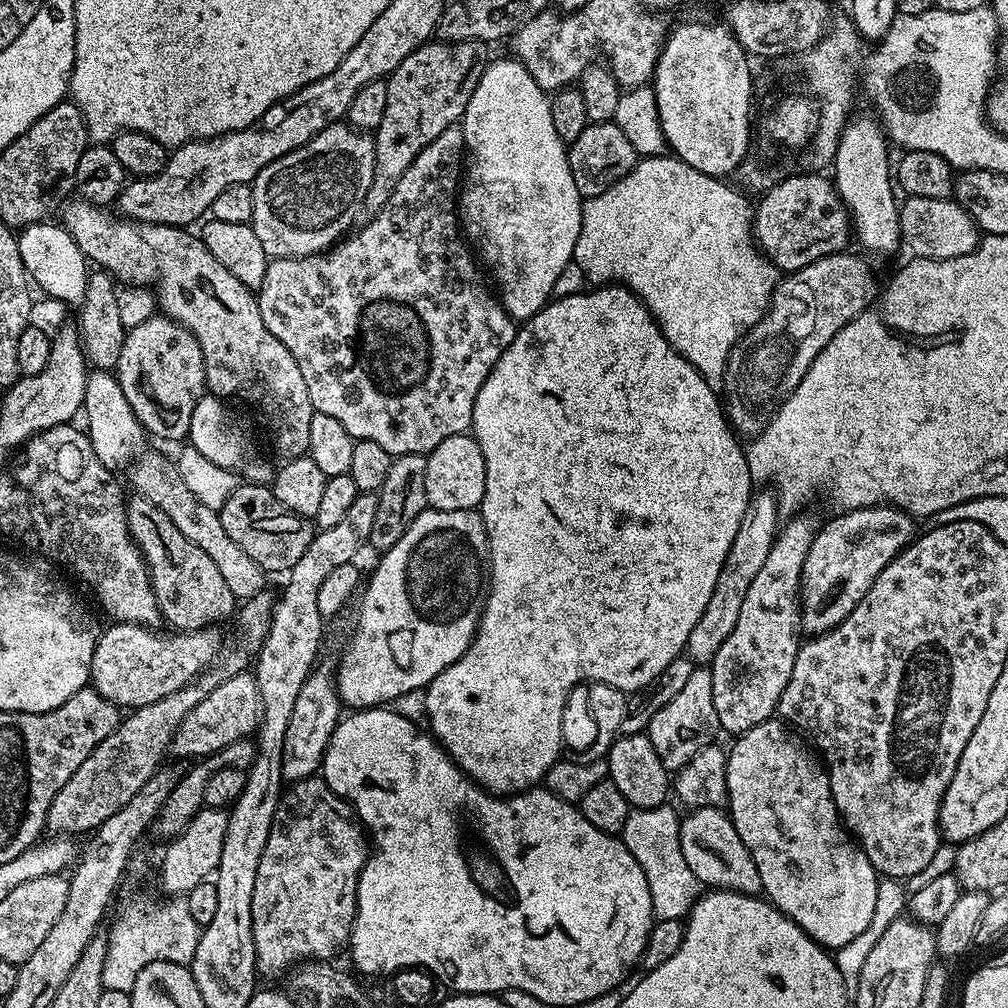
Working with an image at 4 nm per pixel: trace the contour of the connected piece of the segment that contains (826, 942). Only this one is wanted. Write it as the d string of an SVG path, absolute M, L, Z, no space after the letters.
M779 718L739 733L735 740L736 745L726 752L726 808L738 837L758 866L763 895L779 912L785 912L811 940L829 950L846 946L866 930L873 917L878 874L840 819L840 812L832 801L825 765L817 759L813 749Z

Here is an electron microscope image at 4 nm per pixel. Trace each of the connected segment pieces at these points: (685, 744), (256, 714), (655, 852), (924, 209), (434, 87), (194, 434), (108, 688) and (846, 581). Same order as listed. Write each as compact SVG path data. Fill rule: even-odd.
M708 666L693 667L686 687L676 694L654 718L650 718L647 736L658 750L658 758L662 758L662 766L669 770L678 770L698 754L707 744L717 739L716 732L720 728L718 714L714 710L714 682L712 681L712 670Z
M248 670L239 673L207 694L198 706L194 706L194 710L190 710L190 714L186 714L172 736L171 755L196 756L192 758L213 756L218 750L230 746L230 742L251 737L260 726L260 714L260 691L255 675Z
M671 803L657 808L632 808L626 818L622 839L626 850L634 854L634 862L642 866L646 874L646 886L650 886L652 915L656 920L683 921L702 895L702 885L686 864L679 841L681 813L671 808Z
M910 196L899 205L899 209L900 239L903 247L912 251L913 257L921 260L962 258L962 254L970 254L981 242L982 233L974 218L970 218L970 214L966 214L964 207L956 203L955 199Z
M482 40L470 42L429 42L414 50L406 58L402 58L400 65L387 76L386 86L386 114L382 114L382 122L374 130L376 149L374 150L374 178L370 182L370 190L366 190L363 211L369 217L374 217L386 206L390 194L394 194L394 186L398 186L398 178L406 174L410 162L442 134L442 130L453 127L463 117L466 106L482 78L485 68L490 63L488 56L489 45Z
M205 394L200 397L198 406L194 406L194 418L190 418L190 430L187 439L191 447L198 450L204 458L210 458L214 466L222 466L226 470L239 474L245 481L254 484L268 484L274 475L273 465L268 465L260 457L252 440L236 425L234 417L228 413L229 405L220 397Z
M112 622L109 625L104 633L96 636L90 684L98 694L102 694L102 698L106 698L121 710L135 710L166 698L166 694L174 694L174 690L182 690L182 686L192 682L200 672L212 664L222 647L221 629L216 626L185 634L175 630L160 632L161 630L145 628L142 624Z
M876 504L873 508L859 508L853 512L840 512L817 531L814 542L810 546L810 554L806 554L806 562L802 566L800 579L800 626L809 637L820 636L829 632L838 622L866 598L866 590L874 586L874 578L882 574L882 570L895 556L912 542L913 517L900 508L893 508L890 504Z

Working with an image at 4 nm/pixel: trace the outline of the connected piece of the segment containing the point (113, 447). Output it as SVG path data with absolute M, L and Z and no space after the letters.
M91 369L88 373L84 407L82 409L86 418L86 431L98 460L113 472L119 468L125 469L145 449L146 433L137 420L133 408L122 393L121 384L115 375L107 369Z

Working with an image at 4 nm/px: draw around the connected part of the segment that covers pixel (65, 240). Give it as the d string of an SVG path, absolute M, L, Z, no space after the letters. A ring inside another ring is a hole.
M45 222L28 224L19 229L16 241L18 254L28 271L31 283L41 288L44 296L53 296L66 305L76 306L84 299L86 282L90 271L89 261L85 260L78 242L64 229L63 223ZM36 283L36 284L35 284Z

